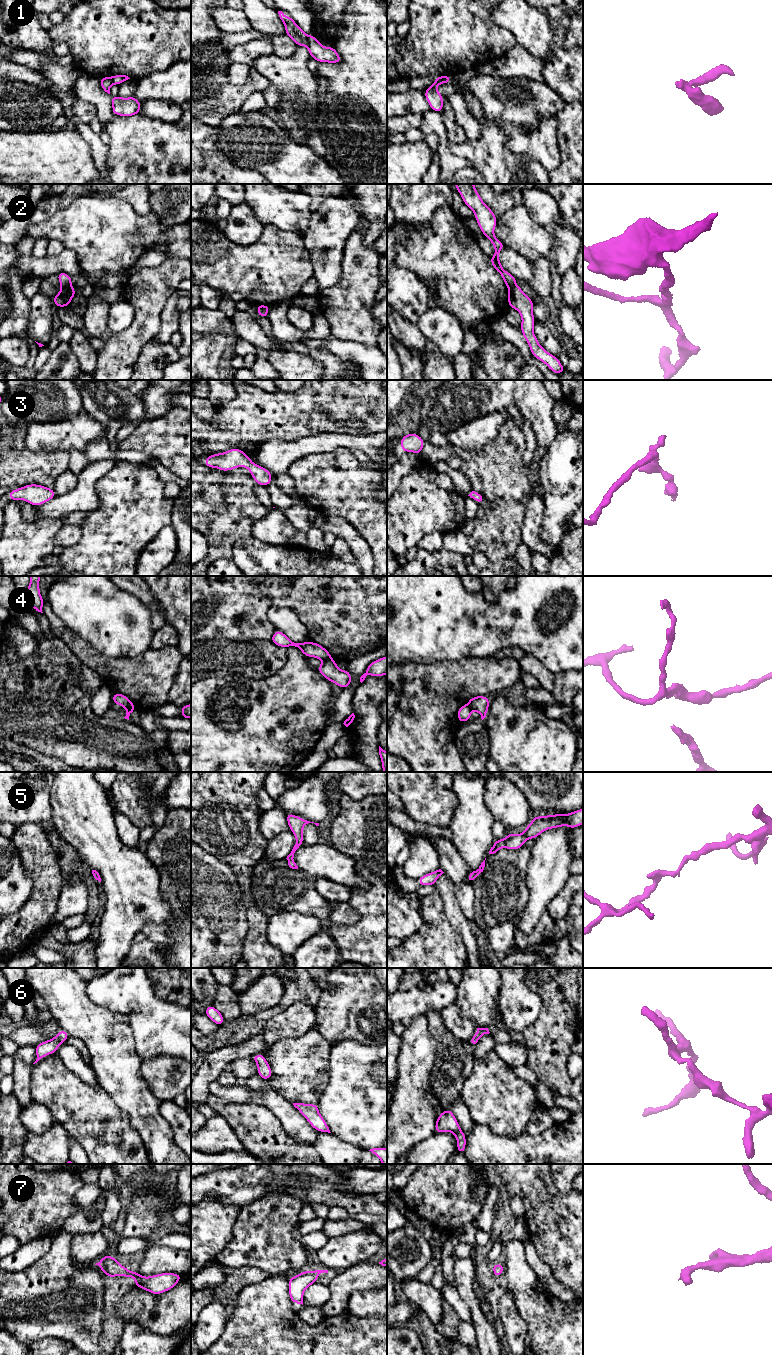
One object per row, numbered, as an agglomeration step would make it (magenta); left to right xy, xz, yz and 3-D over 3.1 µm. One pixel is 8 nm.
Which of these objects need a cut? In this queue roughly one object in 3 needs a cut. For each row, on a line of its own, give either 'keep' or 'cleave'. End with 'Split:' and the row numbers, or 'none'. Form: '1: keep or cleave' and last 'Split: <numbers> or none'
1: cleave
2: cleave
3: keep
4: cleave
5: keep
6: keep
7: keep
Split: 1, 2, 4

